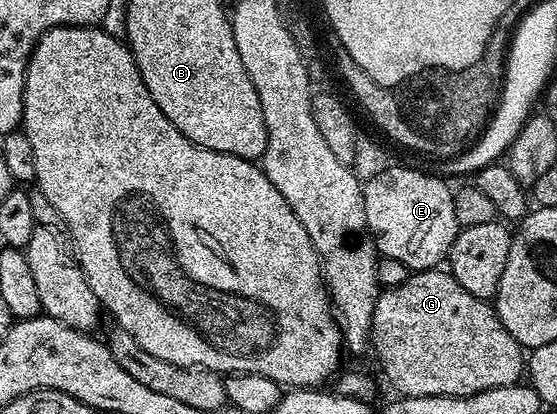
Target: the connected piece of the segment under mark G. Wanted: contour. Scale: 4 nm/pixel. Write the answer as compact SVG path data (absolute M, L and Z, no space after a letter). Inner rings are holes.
M441 267L424 268L415 271L407 280L400 282L400 286L382 288L379 291L376 310L372 314L370 344L372 345L372 352L374 348L375 354L378 355L378 364L382 367L382 372L386 375L387 382L398 391L395 393L401 394L403 397L471 396L472 394L480 394L484 390L492 390L500 386L519 383L524 376L524 349L521 344L516 342L516 338L512 338L512 334L508 334L504 322L500 322L495 305L468 294L468 290L464 290L464 286L460 286L460 282L456 282L456 278Z

